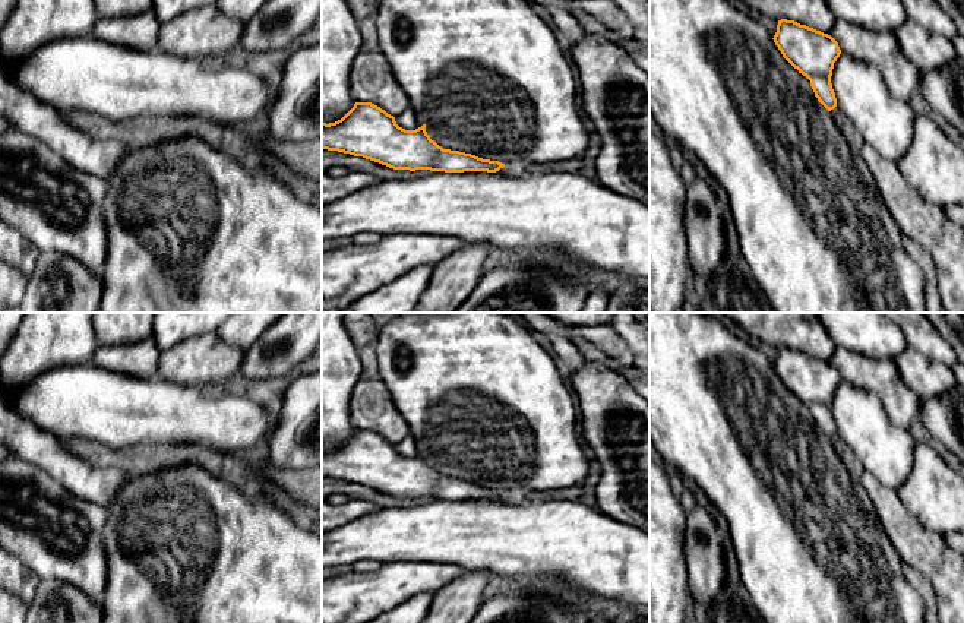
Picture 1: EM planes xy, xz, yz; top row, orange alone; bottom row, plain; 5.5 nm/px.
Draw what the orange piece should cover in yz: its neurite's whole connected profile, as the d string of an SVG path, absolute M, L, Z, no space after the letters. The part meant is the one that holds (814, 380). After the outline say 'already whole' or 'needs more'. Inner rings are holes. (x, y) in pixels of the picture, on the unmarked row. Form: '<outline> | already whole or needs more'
M787 347L778 348L772 367L783 385L810 408L818 428L828 439L834 437L837 426L831 404L841 382L838 370L828 361Z | already whole

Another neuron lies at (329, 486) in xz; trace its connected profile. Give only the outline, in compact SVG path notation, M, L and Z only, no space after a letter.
M322 477L322 502L326 502L331 494L336 493L345 494L350 499L364 499L373 502L379 507L417 506L420 503L432 500L430 497L393 497L363 484L354 484L338 478Z

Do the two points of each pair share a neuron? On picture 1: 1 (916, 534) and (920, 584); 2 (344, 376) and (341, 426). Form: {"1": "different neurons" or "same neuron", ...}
{"1": "different neurons", "2": "same neuron"}

